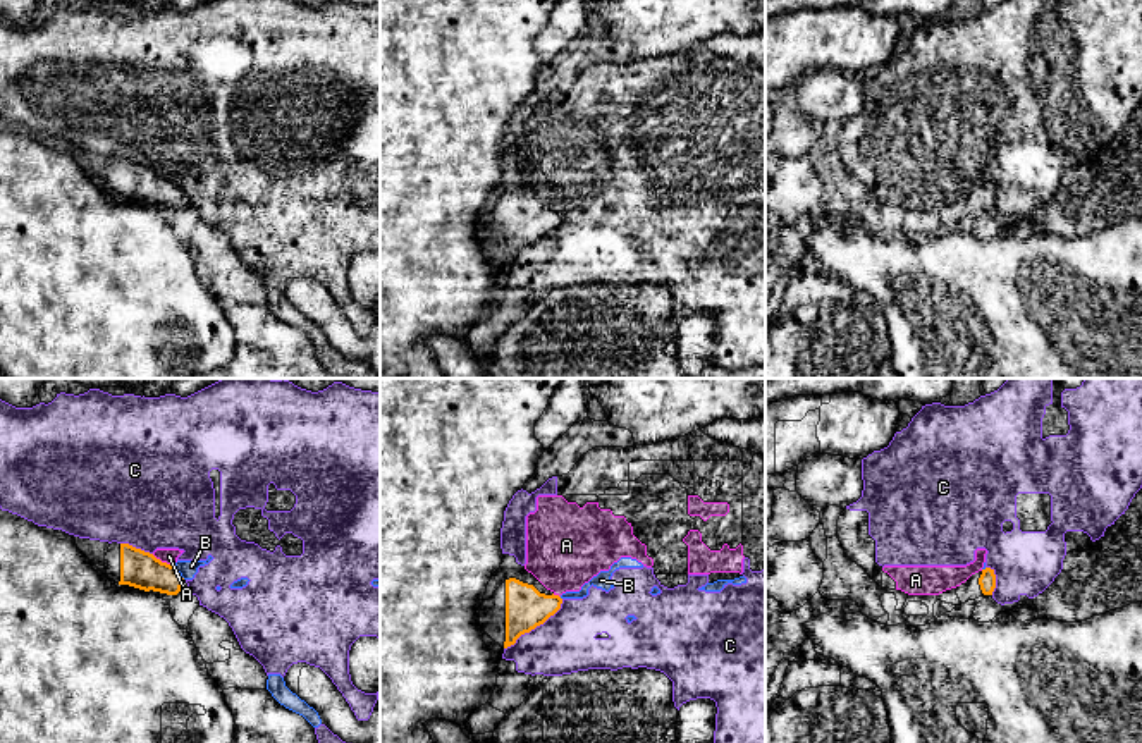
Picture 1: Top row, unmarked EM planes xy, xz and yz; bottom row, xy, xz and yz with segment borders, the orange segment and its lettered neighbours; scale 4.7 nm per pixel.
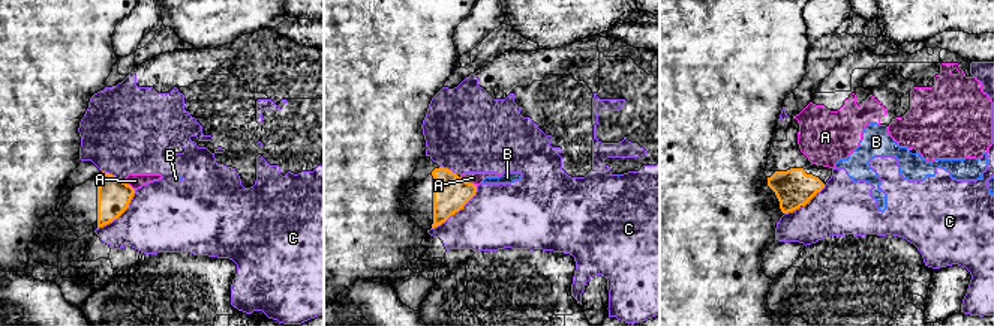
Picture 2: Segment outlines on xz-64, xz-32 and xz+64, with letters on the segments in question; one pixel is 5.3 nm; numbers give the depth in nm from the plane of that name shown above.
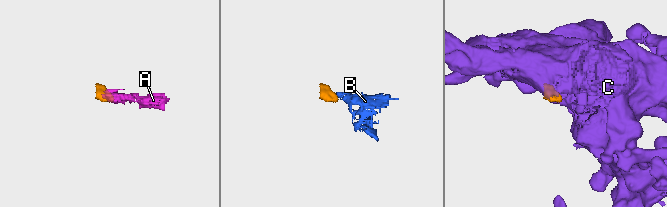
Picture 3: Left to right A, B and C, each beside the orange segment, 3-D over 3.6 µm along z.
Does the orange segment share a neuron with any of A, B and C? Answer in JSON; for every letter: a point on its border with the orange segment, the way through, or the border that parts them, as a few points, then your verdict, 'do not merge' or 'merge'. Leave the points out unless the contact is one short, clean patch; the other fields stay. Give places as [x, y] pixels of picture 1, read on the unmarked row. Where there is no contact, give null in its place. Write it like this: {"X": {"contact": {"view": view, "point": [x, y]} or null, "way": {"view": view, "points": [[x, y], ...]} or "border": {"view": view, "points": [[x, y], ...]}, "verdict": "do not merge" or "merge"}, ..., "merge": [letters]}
{"A": {"contact": {"view": "xy", "point": [164, 178]}, "border": {"view": "xy", "points": [[152, 169], [174, 183]]}, "verdict": "do not merge"}, "B": {"contact": {"view": "xy", "point": [179, 188]}, "border": {"view": "xy", "points": [[174, 183], [184, 193]]}, "verdict": "do not merge"}, "C": {"contact": {"view": "xz", "point": [535, 241]}, "verdict": "do not merge"}, "merge": []}

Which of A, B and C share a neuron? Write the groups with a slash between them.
A B C

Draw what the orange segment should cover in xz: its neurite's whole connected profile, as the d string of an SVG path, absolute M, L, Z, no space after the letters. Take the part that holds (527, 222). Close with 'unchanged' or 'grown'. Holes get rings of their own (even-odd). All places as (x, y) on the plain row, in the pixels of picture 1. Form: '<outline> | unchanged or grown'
M506 170L483 210L480 241L502 263L543 239L562 213L547 205L514 170Z | grown

